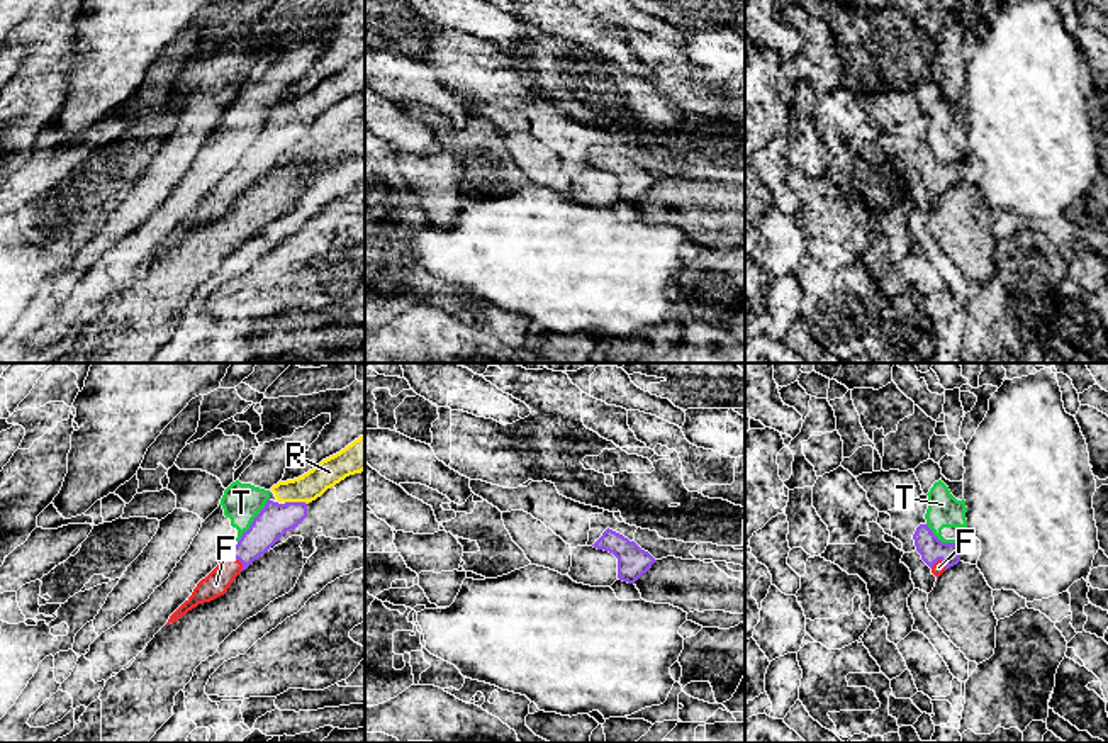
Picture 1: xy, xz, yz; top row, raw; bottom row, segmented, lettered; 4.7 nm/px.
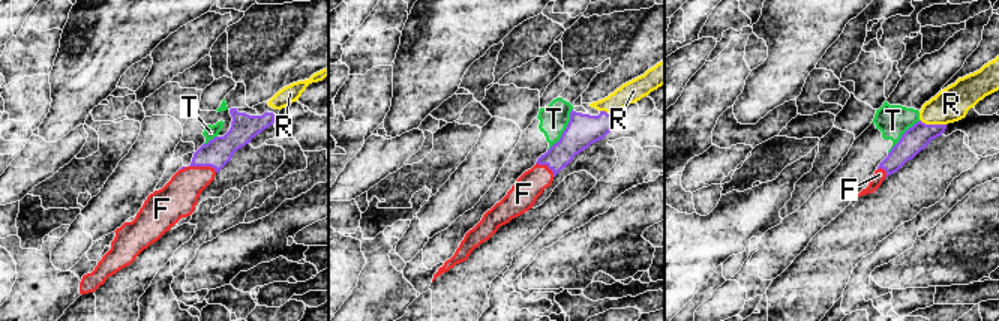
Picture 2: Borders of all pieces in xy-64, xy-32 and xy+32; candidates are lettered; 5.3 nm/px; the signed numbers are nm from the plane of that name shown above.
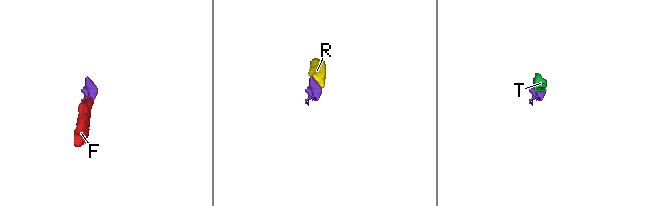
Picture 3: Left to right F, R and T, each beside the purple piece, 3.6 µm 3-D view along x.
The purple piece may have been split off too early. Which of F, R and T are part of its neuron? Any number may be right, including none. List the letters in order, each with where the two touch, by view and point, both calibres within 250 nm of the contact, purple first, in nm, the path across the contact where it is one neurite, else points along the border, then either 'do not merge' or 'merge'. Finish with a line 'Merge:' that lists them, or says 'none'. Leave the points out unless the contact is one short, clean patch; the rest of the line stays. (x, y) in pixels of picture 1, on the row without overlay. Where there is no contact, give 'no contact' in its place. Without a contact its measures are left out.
F: meets purple in xy at (238, 178); 160 nm thick on the purple side, 120 nm on the other; runs through xy (274, 141), (238, 178), (216, 204); merge
R: meets purple in xy at (296, 122); 160 nm thick on the purple side, 130 nm on the other; runs through xy (275, 139), (296, 122), (335, 89); merge
T: meets purple in xy at (253, 139); 160 nm thick on the purple side, 190 nm on the other; border along xy (268, 117), (238, 162); do not merge
Merge: F, R

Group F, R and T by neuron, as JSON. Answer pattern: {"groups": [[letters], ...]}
{"groups": [["F", "R"], ["T"]]}

